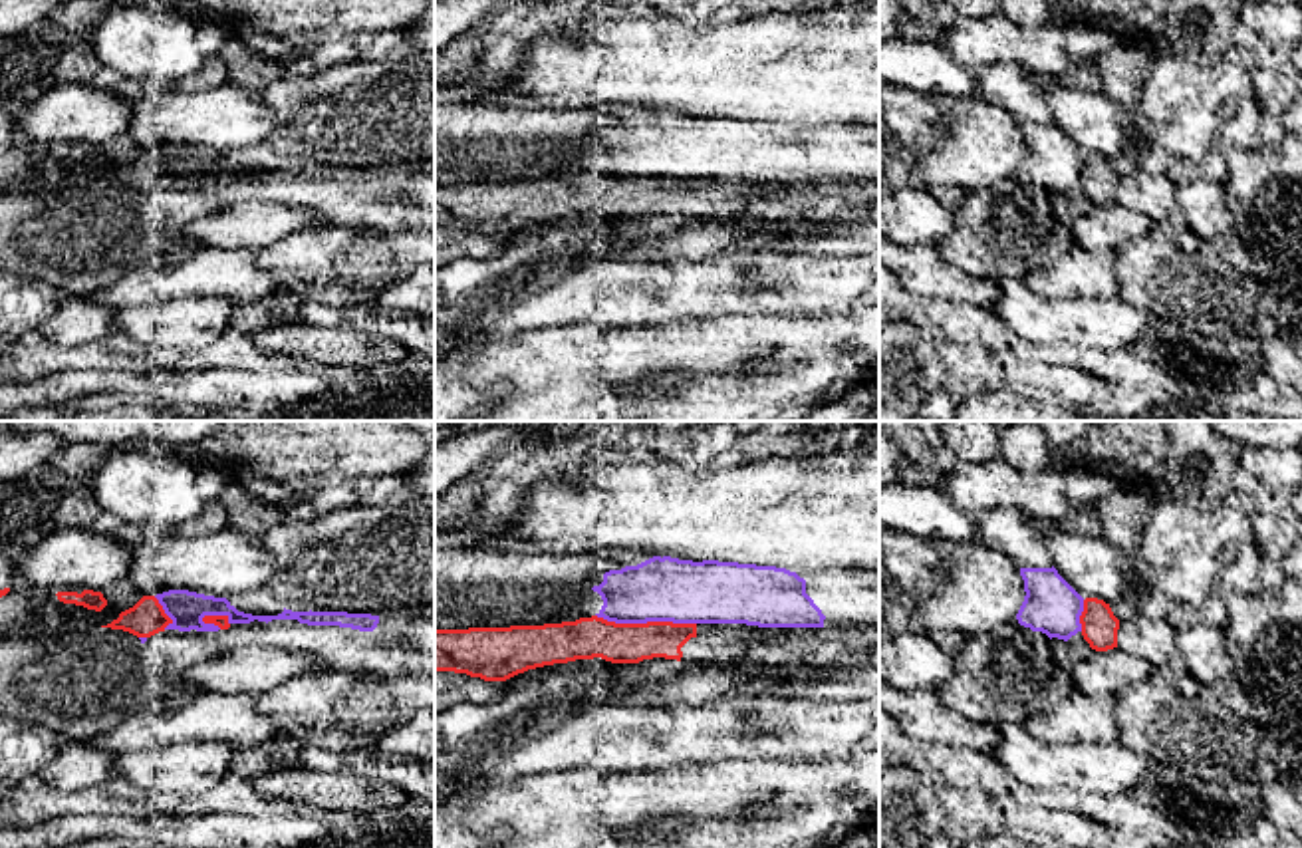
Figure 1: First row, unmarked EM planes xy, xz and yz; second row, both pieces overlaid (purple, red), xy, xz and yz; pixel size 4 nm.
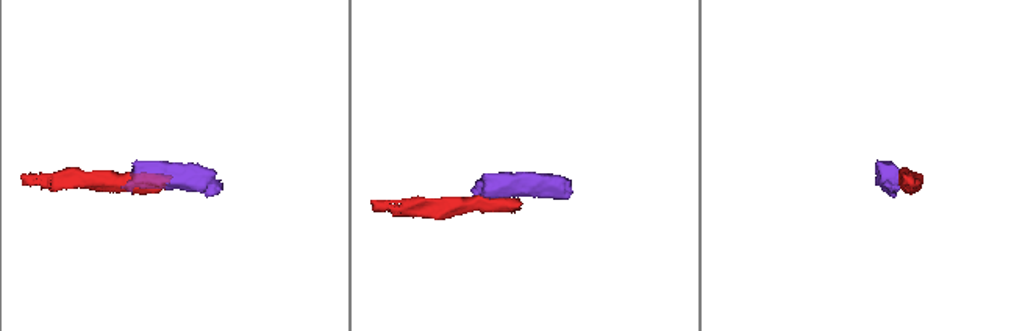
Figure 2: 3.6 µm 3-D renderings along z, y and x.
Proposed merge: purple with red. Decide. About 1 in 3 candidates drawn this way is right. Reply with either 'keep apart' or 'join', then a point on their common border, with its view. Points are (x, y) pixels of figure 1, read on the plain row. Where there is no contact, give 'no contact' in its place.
keep apart; meets purple in xz at (646, 177)

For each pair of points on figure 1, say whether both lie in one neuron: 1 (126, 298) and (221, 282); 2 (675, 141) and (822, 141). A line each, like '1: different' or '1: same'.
1: same
2: same

